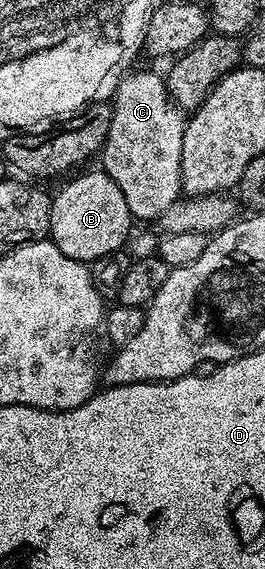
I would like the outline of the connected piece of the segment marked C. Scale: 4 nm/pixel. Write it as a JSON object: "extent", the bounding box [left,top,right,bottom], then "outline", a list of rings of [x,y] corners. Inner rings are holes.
{"extent":[98,70,186,220],"outline":[[[148,70],[129,72],[120,80],[111,103],[108,135],[98,155],[105,174],[122,188],[133,219],[159,220],[166,208],[181,197],[180,165],[186,118],[168,95],[168,83]]]}

